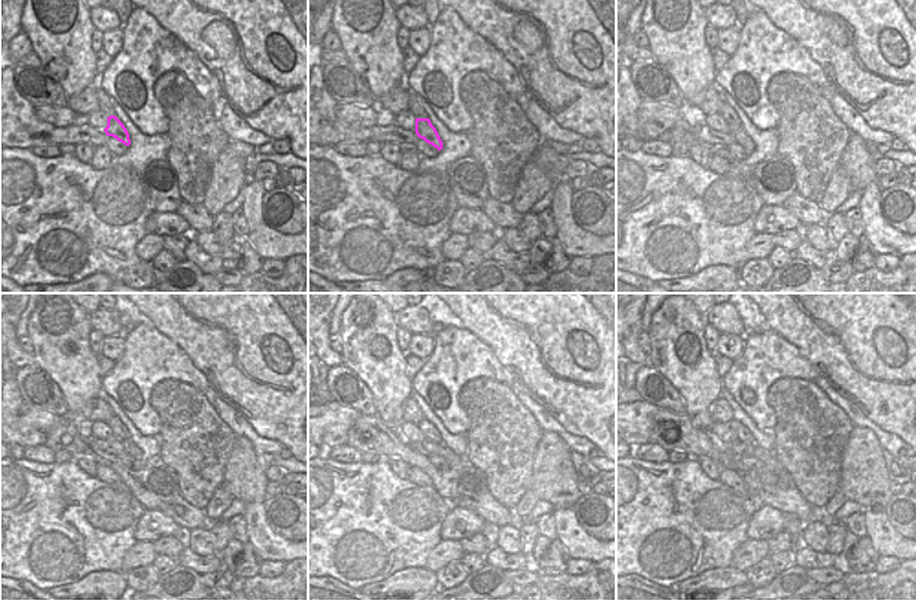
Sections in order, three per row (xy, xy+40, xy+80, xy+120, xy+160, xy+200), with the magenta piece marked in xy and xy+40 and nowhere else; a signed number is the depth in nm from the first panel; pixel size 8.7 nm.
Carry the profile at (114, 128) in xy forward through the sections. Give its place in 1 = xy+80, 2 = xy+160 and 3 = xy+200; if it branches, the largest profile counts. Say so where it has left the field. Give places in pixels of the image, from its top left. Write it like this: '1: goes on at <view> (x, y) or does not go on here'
1: goes on at xy+80 (740, 136)
2: goes on at xy+160 (454, 461)
3: goes on at xy+200 (769, 460)

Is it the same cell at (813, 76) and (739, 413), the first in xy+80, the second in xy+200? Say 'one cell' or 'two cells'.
two cells

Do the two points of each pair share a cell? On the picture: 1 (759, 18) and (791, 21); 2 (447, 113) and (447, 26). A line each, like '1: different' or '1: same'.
1: different
2: same

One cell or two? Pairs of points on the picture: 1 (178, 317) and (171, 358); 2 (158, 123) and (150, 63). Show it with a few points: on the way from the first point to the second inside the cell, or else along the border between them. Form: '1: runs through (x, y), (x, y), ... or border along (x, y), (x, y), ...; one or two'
1: border along (150, 322), (171, 339), (194, 366); two
2: runs through (147, 108), (147, 79); one

